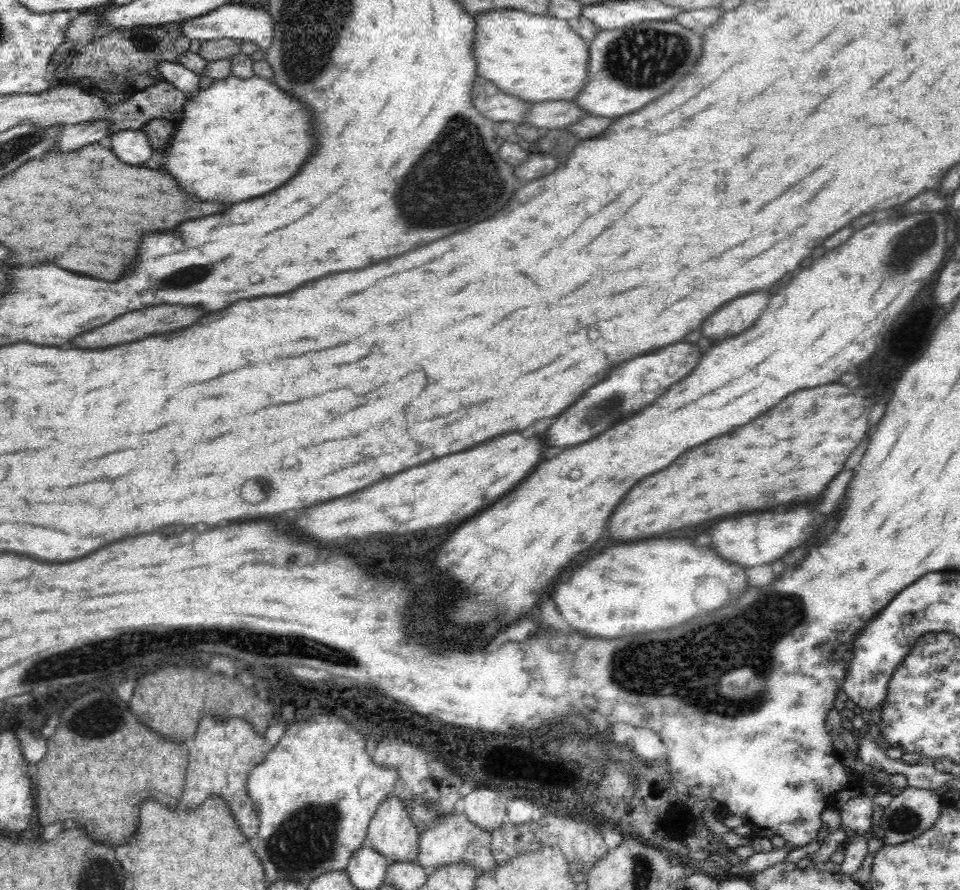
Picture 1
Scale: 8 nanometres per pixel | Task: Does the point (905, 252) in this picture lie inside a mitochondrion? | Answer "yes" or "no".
yes

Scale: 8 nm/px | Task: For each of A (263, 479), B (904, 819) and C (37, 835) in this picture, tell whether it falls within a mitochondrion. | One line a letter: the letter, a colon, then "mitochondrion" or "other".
A: mitochondrion
B: mitochondrion
C: other

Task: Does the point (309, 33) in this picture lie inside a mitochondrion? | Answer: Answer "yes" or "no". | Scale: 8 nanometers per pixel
yes

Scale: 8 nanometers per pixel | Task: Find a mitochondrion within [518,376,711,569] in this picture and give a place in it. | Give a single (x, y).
(610, 408)

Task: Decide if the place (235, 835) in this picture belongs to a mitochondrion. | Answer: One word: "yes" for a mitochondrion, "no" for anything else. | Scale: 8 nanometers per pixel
no

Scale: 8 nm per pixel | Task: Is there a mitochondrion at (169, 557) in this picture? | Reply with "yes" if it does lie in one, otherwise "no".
no

